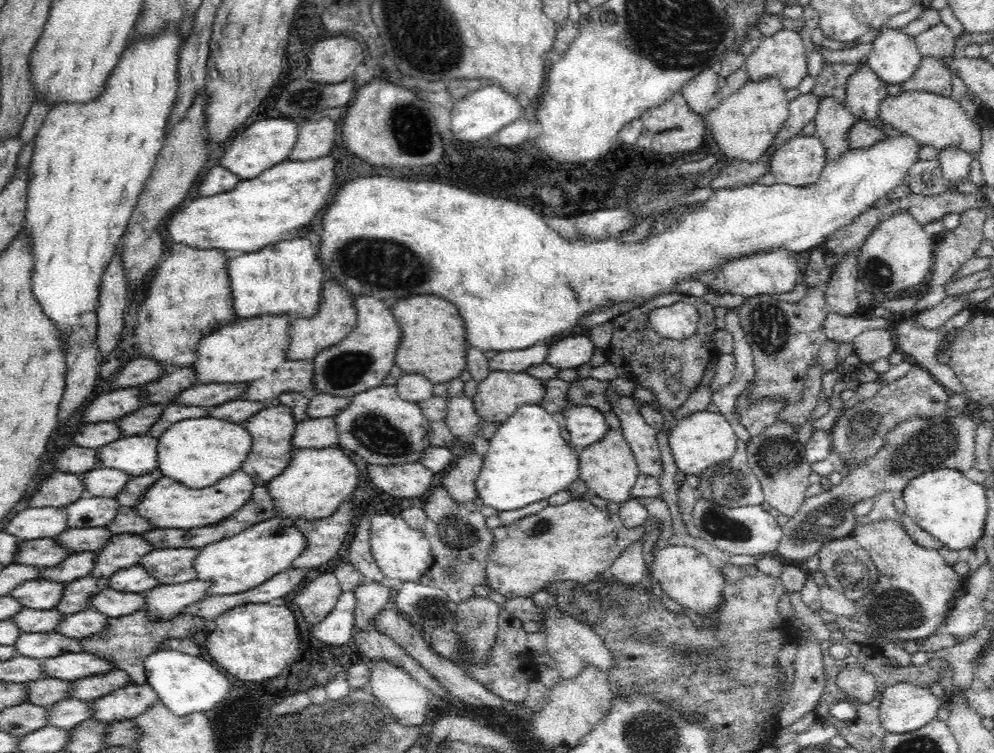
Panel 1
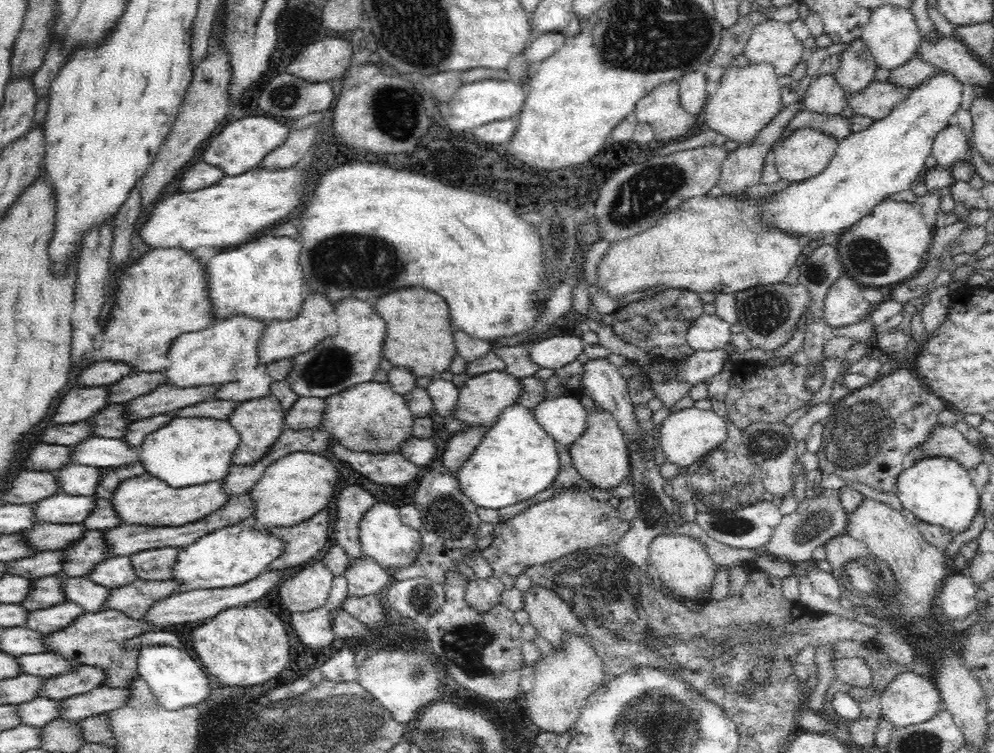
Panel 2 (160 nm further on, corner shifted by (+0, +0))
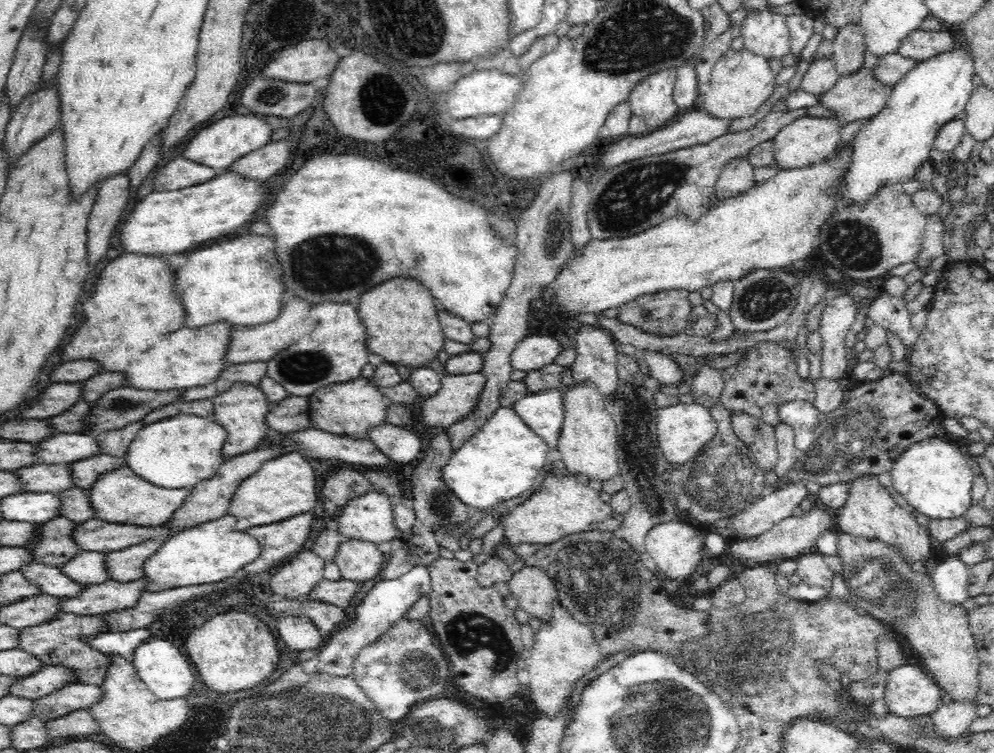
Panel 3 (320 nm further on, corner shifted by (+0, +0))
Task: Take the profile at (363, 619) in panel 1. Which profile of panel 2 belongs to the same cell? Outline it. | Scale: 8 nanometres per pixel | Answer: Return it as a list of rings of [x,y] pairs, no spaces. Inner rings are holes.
[[[366,555],[351,559],[343,575],[347,578],[349,594],[356,597],[381,593],[391,584],[390,576],[378,561]]]

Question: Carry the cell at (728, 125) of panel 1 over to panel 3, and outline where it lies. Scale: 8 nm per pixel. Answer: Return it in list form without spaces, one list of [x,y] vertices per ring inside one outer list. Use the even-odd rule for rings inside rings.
[[[728,49],[714,64],[711,77],[709,80],[710,90],[706,94],[700,96],[698,100],[698,108],[702,108],[704,112],[718,119],[736,120],[749,117],[759,110],[763,100],[774,92],[774,72],[770,69],[769,59],[764,56],[758,56],[748,49],[732,50]]]

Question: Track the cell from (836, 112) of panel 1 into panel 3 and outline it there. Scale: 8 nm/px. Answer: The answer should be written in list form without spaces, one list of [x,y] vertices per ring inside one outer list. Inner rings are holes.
[[[814,56],[812,64],[802,78],[800,88],[818,96],[832,88],[839,75],[832,58],[820,59]]]

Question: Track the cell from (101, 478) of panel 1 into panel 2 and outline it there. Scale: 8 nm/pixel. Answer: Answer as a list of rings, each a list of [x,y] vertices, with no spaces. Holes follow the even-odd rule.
[[[70,463],[52,473],[58,489],[70,496],[93,496],[100,482],[100,469],[92,466]]]

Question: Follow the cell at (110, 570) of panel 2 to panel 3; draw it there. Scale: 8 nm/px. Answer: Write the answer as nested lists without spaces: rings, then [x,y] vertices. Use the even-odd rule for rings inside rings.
[[[80,551],[67,563],[56,567],[62,574],[78,584],[98,584],[109,579],[107,572],[103,569],[104,561],[105,556],[102,552]]]

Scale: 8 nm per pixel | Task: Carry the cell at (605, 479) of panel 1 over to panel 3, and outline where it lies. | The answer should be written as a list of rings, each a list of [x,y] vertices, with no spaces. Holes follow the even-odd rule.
[[[592,381],[560,388],[565,415],[556,450],[570,473],[586,474],[592,480],[610,480],[619,474],[617,428],[605,407],[605,397]]]

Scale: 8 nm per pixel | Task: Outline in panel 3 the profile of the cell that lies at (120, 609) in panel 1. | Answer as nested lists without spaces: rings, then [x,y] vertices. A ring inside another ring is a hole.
[[[32,561],[17,571],[21,572],[26,580],[33,582],[42,593],[56,598],[73,597],[83,589],[82,584],[70,580],[55,566]]]

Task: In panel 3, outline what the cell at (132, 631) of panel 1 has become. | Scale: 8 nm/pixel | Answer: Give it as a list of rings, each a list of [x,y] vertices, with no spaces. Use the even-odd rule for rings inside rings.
[[[60,612],[54,620],[19,629],[17,648],[35,656],[44,665],[62,665],[69,668],[78,683],[102,686],[109,667],[109,655],[92,648],[87,643],[87,638],[106,631],[109,631],[107,624],[99,615],[78,616]]]

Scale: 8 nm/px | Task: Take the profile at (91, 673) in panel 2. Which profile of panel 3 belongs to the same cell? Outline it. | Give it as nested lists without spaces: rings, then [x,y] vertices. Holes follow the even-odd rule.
[[[44,665],[32,673],[32,676],[16,681],[16,686],[12,686],[10,695],[34,701],[74,682],[78,681],[74,679],[74,674],[69,668],[64,668],[62,665]]]

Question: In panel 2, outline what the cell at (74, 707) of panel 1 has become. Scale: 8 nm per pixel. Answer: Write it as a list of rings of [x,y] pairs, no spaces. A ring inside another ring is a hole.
[[[45,697],[34,698],[30,702],[22,702],[16,705],[18,717],[22,719],[22,725],[41,729],[52,720],[62,719],[62,703],[58,700]]]

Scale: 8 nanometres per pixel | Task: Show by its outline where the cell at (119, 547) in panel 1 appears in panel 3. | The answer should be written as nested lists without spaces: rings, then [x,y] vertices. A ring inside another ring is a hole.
[[[56,517],[37,524],[39,539],[25,548],[32,553],[33,561],[56,567],[67,563],[82,551],[71,535],[75,524],[76,522],[66,517]]]

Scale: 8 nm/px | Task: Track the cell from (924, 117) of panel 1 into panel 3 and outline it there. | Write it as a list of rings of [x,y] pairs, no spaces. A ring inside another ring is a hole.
[[[862,67],[856,72],[839,75],[832,88],[817,98],[845,124],[876,116],[886,106],[892,89],[876,80],[870,69]]]

